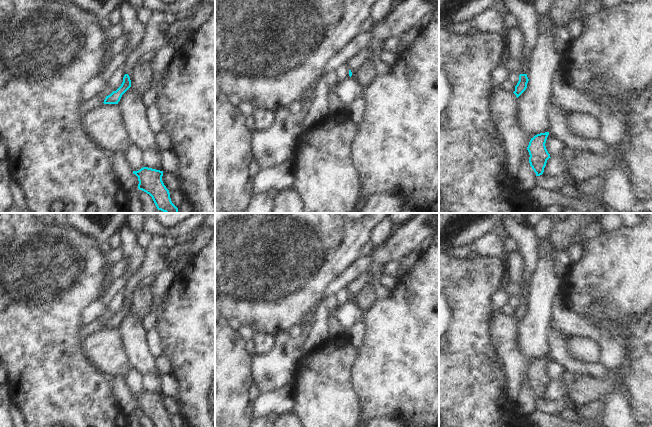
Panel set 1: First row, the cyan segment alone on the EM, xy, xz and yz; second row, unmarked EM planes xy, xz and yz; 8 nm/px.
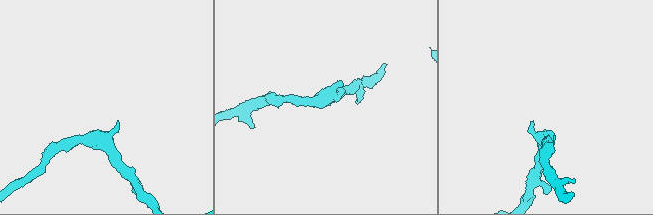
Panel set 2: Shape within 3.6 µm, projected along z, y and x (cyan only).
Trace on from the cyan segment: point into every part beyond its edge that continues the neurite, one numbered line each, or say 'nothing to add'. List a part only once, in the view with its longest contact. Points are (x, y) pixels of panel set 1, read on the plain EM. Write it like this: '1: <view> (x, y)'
1: yz (525, 285)

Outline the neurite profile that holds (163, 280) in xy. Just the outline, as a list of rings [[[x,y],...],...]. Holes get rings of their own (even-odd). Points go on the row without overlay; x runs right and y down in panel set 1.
[[[172,268],[155,274],[155,279],[149,286],[150,292],[152,293],[151,300],[153,307],[150,313],[141,320],[141,327],[144,331],[147,332],[155,327],[155,323],[162,308],[162,299],[174,281],[175,276],[176,274],[173,272]]]

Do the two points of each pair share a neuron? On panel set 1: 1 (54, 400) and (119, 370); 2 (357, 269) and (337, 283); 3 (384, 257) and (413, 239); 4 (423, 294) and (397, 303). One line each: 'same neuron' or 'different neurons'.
1: different neurons
2: same neuron
3: same neuron
4: same neuron

